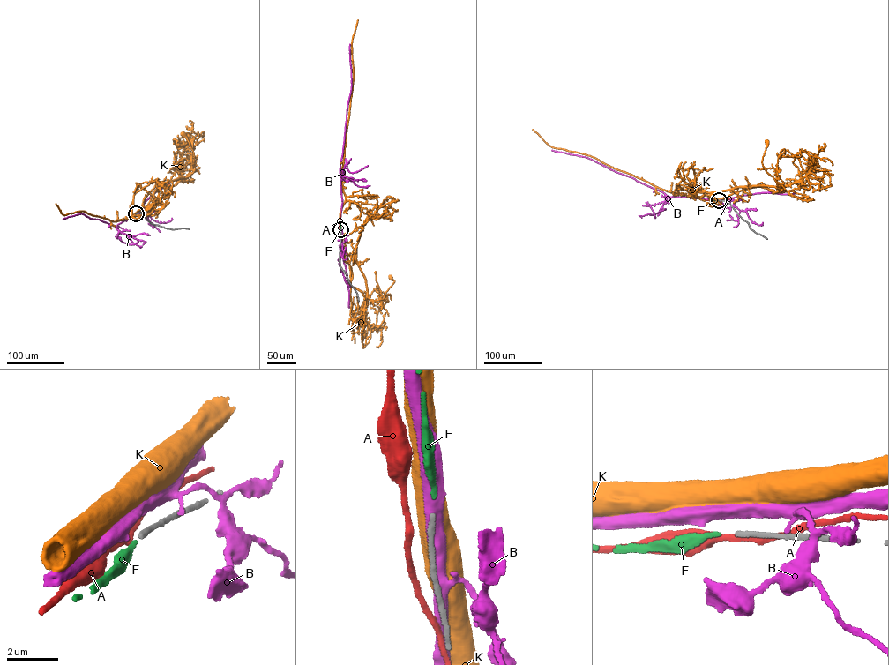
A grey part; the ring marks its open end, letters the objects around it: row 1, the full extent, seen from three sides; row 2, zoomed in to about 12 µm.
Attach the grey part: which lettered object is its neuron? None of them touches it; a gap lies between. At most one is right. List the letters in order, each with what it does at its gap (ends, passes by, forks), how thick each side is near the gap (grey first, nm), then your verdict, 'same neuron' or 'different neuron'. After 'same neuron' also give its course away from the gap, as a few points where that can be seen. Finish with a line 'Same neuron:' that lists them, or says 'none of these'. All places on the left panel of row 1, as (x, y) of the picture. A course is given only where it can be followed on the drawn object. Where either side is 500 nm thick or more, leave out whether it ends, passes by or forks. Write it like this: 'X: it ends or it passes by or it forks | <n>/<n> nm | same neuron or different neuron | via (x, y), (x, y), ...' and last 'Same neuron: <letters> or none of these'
A: it passes by | 190/240 nm | different neuron
B: 190/500 nm | different neuron
F: it ends | 190/180 nm | same neuron
K: 190/750 nm | different neuron
Same neuron: F

